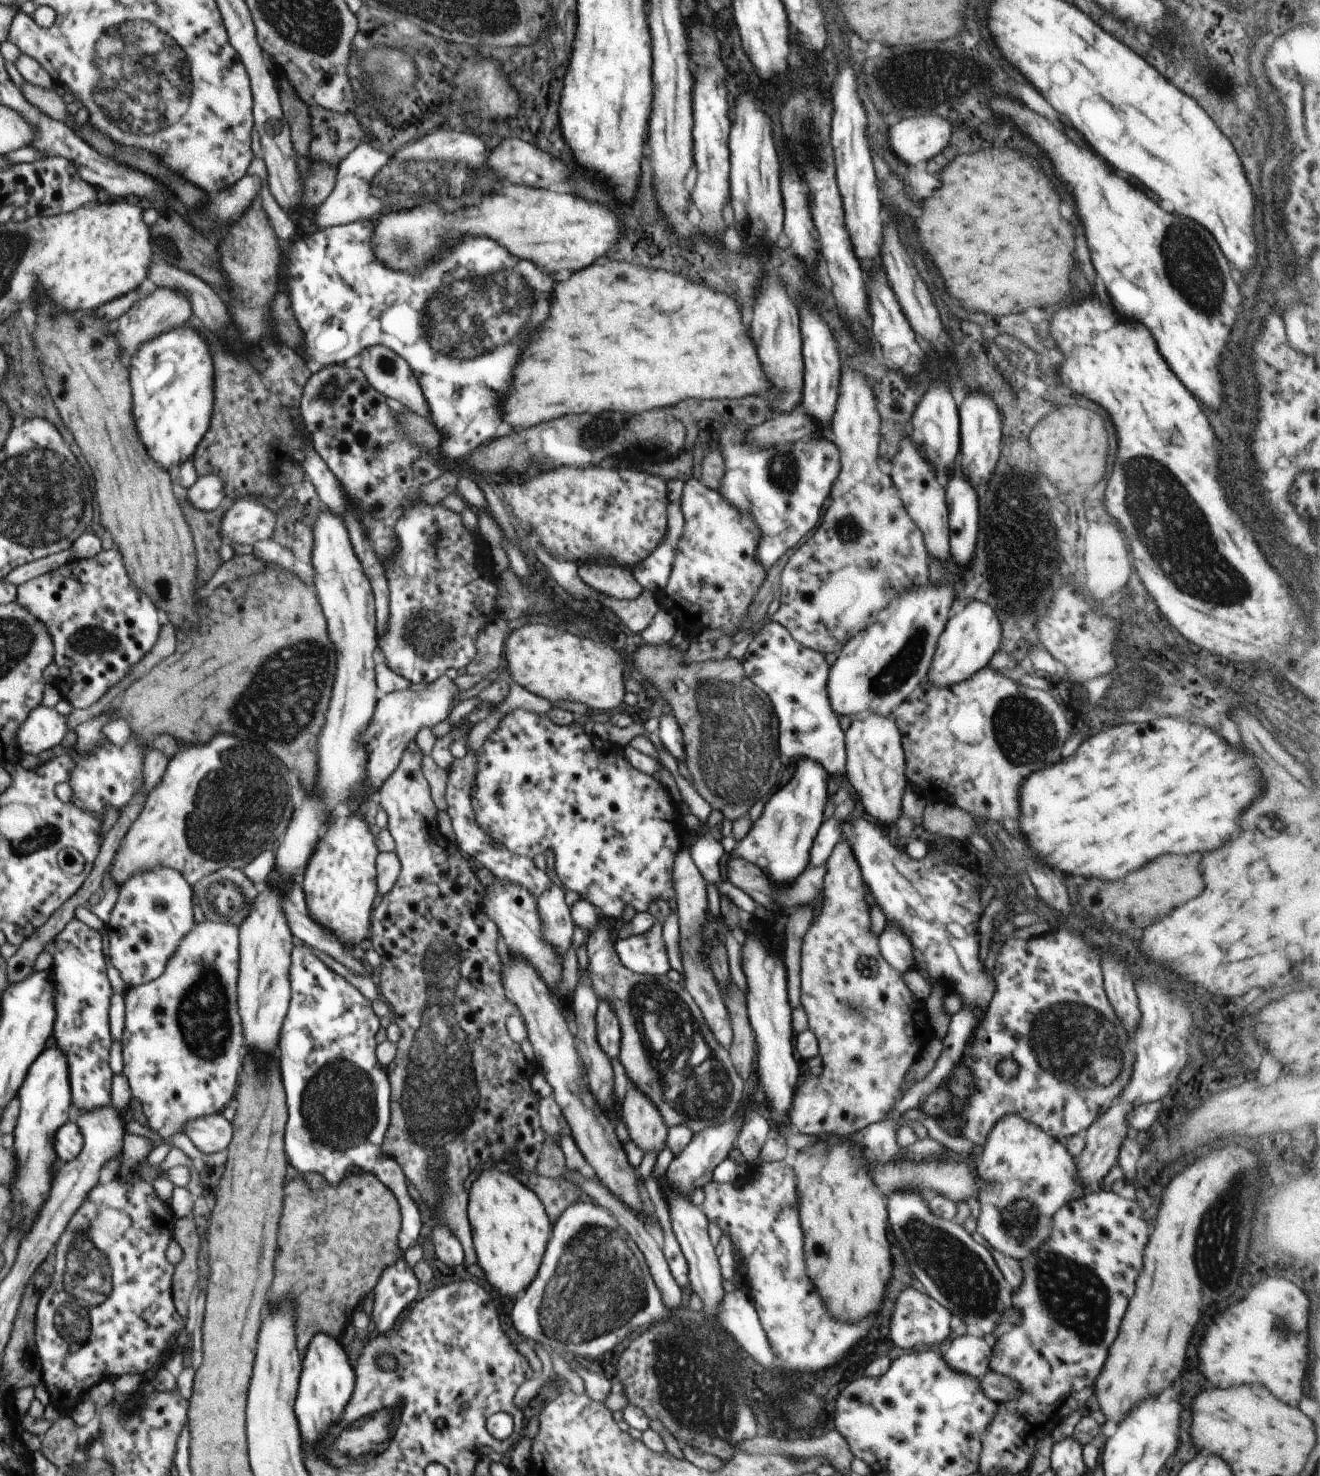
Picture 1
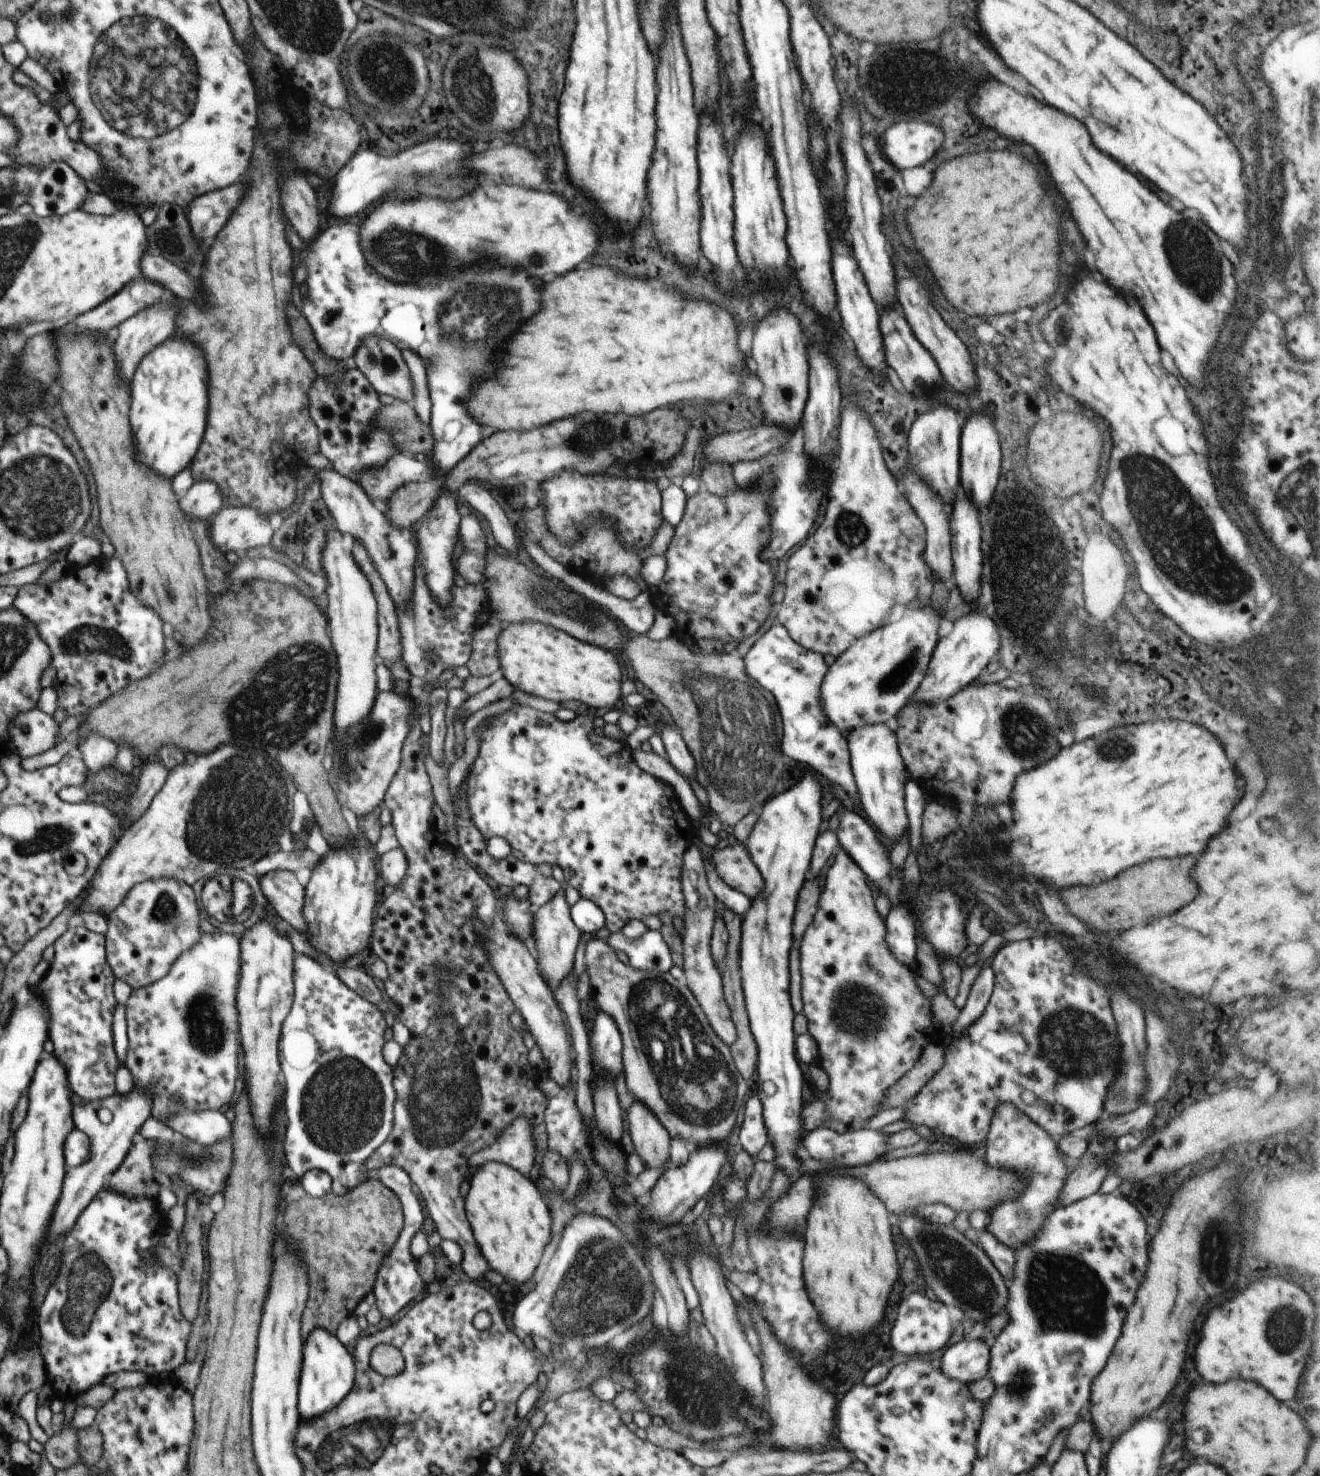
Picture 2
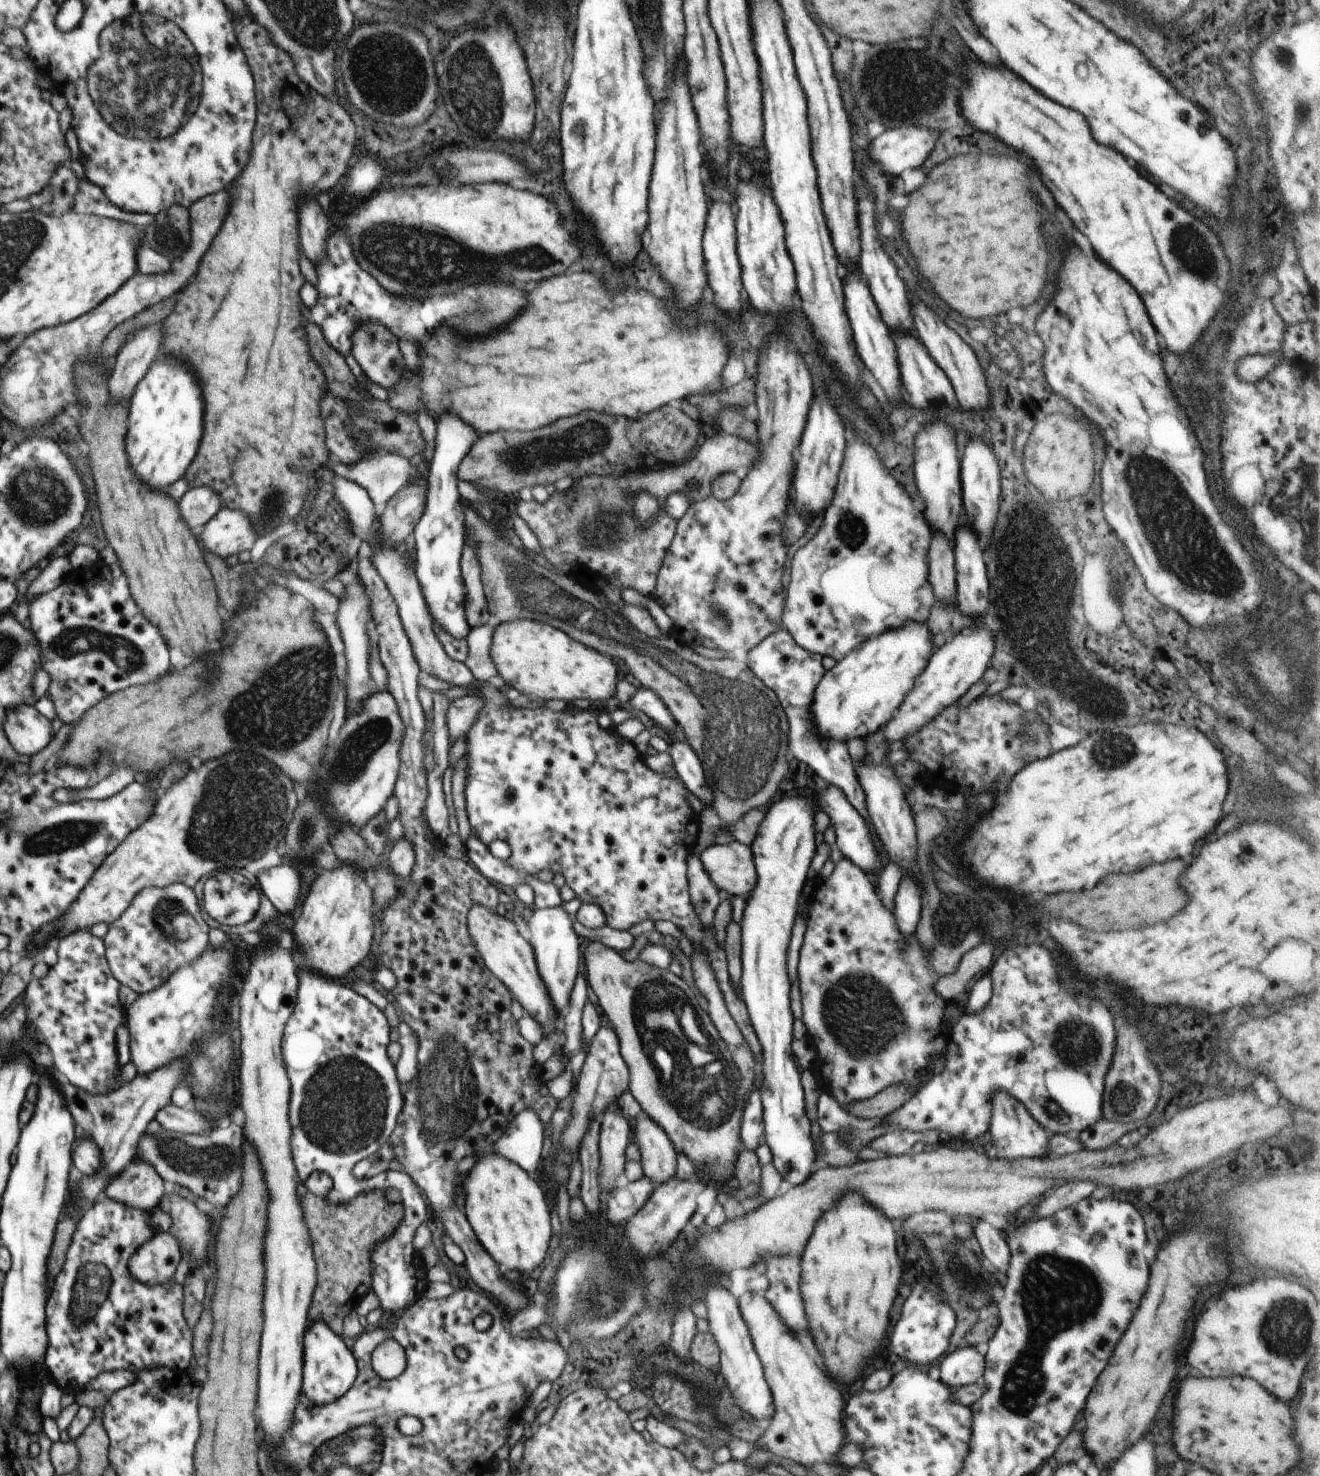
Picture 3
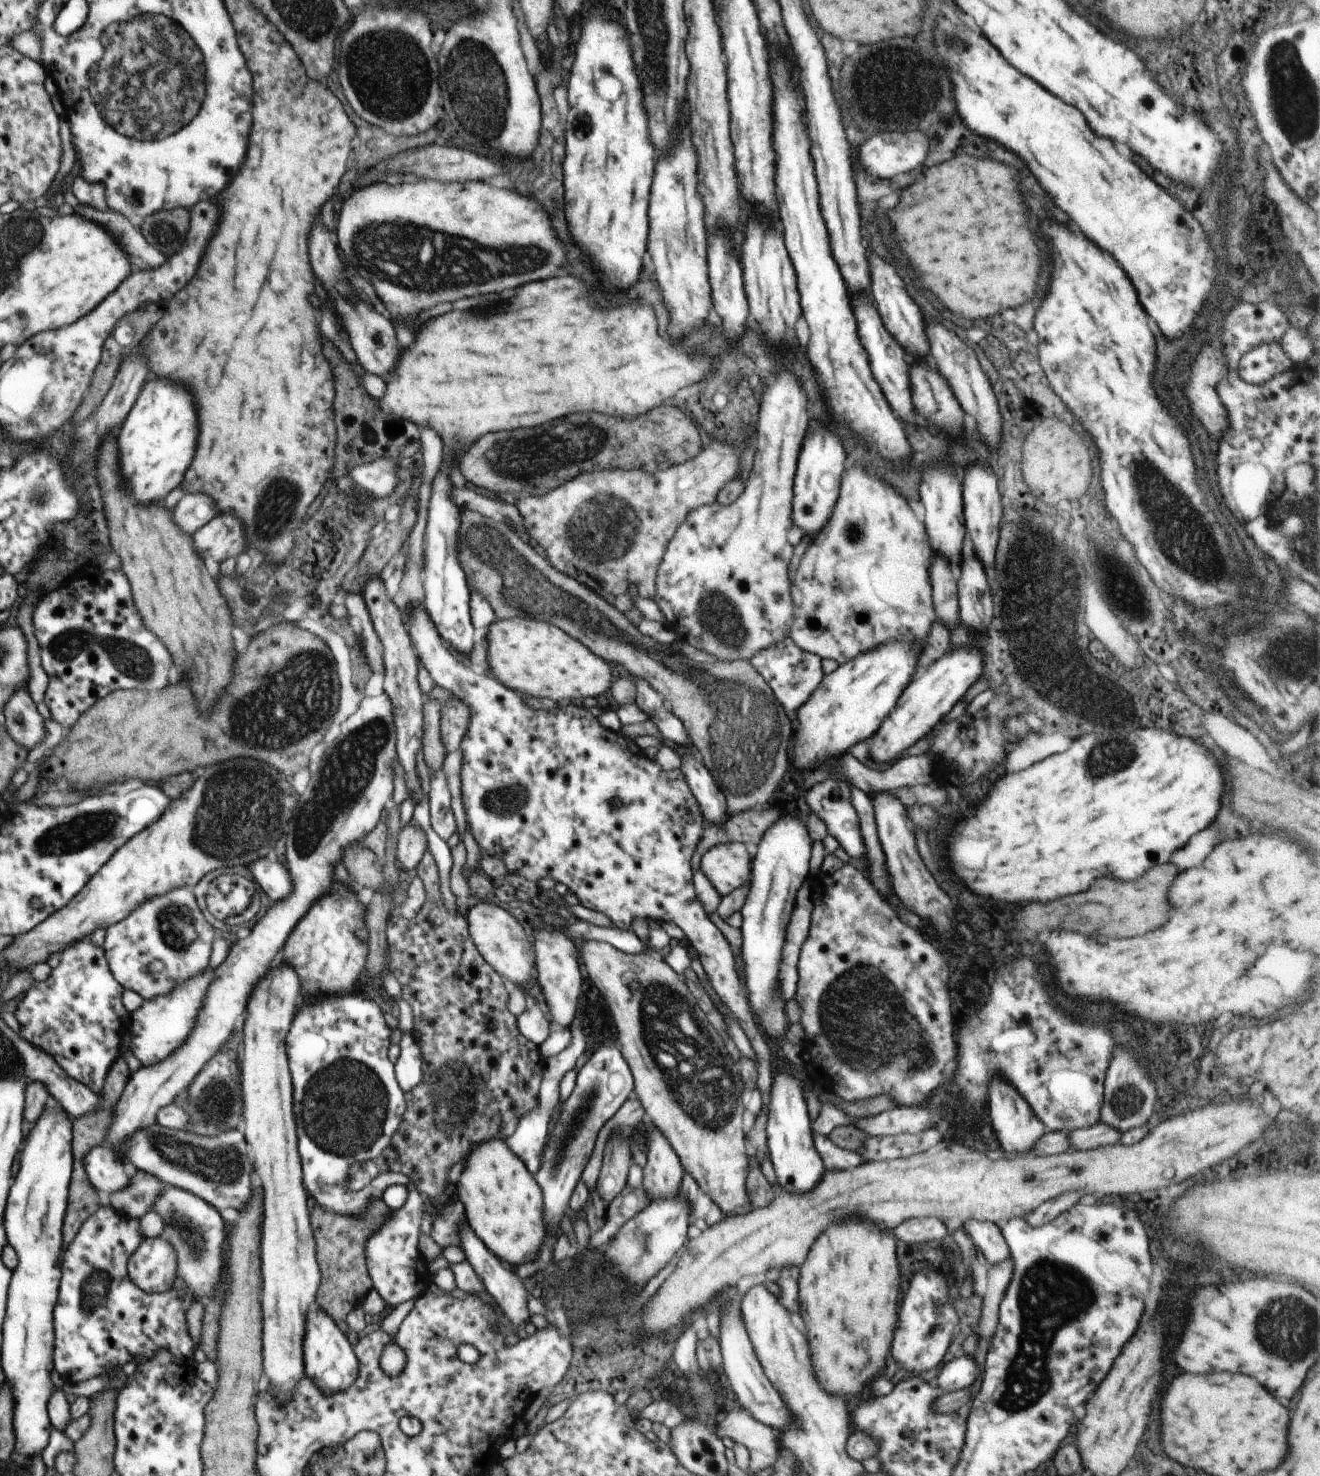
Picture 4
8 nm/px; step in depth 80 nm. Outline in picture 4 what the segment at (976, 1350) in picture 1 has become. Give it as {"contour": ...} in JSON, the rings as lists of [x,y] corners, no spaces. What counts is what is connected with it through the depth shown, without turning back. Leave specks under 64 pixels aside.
{"contour":[[[963,1355],[942,1366],[938,1377],[941,1393],[960,1391],[971,1386],[979,1375],[979,1366],[972,1356]]]}

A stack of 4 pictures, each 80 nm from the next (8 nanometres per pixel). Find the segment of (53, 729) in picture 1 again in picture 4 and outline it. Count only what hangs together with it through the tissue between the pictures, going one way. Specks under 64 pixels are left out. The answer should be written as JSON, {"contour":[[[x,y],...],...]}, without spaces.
{"contour":[[[28,688],[18,690],[2,710],[7,731],[16,742],[31,750],[43,741],[44,719],[38,712],[37,703],[29,696]]]}

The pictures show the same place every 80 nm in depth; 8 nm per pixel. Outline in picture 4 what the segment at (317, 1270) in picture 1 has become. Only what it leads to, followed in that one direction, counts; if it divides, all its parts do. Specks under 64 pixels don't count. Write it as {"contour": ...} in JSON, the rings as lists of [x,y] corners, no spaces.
{"contour":[[[382,1199],[373,1201],[369,1210],[362,1217],[343,1217],[325,1211],[321,1206],[311,1203],[310,1220],[316,1243],[316,1256],[321,1270],[322,1280],[316,1298],[316,1304],[326,1311],[345,1332],[350,1331],[347,1325],[347,1314],[356,1307],[362,1307],[365,1295],[373,1288],[365,1261],[367,1238],[391,1217],[393,1210]]]}

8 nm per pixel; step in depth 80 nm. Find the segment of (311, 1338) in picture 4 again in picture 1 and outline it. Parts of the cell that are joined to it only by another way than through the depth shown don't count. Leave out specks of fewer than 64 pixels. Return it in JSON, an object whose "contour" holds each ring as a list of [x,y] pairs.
{"contour":[[[318,1333],[309,1342],[301,1362],[301,1375],[295,1400],[295,1413],[298,1419],[302,1442],[314,1452],[315,1444],[326,1444],[324,1436],[327,1430],[334,1428],[342,1411],[350,1400],[355,1387],[355,1372],[350,1364],[349,1356],[338,1339],[329,1334]]]}

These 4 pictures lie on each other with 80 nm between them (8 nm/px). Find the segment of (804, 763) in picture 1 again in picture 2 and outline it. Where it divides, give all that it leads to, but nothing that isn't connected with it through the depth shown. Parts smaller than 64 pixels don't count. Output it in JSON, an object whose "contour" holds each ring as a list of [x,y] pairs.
{"contour":[[[808,774],[802,778],[794,788],[775,794],[759,809],[759,819],[756,821],[748,840],[744,843],[751,859],[761,872],[764,884],[756,898],[751,899],[748,912],[743,916],[741,924],[740,961],[745,1007],[749,1018],[751,1033],[753,1034],[757,1051],[758,1062],[755,1075],[757,1095],[763,1104],[763,1113],[769,1141],[775,1150],[774,1164],[790,1180],[796,1179],[803,1170],[803,1161],[796,1153],[805,1134],[805,1126],[801,1119],[803,1111],[802,1092],[804,1092],[804,1078],[798,1065],[795,1051],[794,1029],[792,1027],[795,1012],[791,1005],[789,993],[789,952],[793,943],[793,918],[799,890],[808,878],[814,845],[822,826],[822,792],[818,782]]]}

